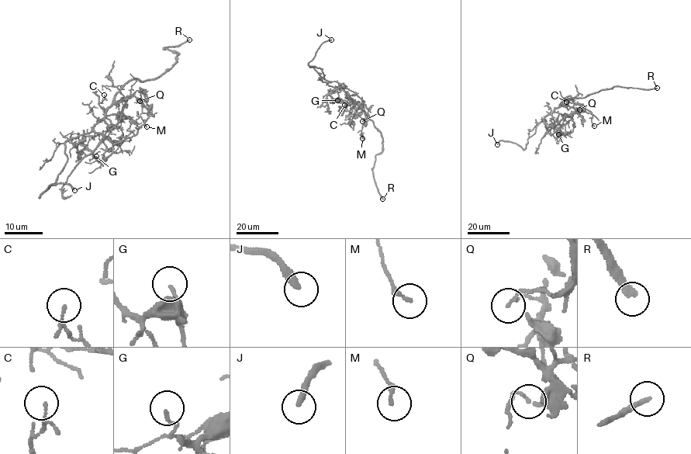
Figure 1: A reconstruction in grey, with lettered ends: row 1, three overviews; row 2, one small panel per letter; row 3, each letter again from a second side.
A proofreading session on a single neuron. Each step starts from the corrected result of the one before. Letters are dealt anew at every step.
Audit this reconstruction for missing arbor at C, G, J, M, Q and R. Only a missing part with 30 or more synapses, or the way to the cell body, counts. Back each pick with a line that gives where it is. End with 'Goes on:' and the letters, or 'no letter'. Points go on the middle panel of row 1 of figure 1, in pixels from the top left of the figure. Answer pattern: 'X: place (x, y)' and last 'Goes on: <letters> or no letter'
J: place (331, 39)
R: place (382, 199)
Goes on: J, R

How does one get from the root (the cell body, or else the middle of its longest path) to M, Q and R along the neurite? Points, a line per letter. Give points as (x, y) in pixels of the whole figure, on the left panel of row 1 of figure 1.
M: (115, 96), (115, 99), (119, 102), (137, 90), (144, 91), (140, 94), (140, 117), (146, 126)
Q: (115, 96), (106, 116), (94, 129), (114, 143), (133, 136), (146, 120), (150, 107), (141, 99), (139, 101)
R: (115, 96), (133, 79), (153, 79), (168, 71), (176, 63), (177, 53), (164, 47), (189, 39)

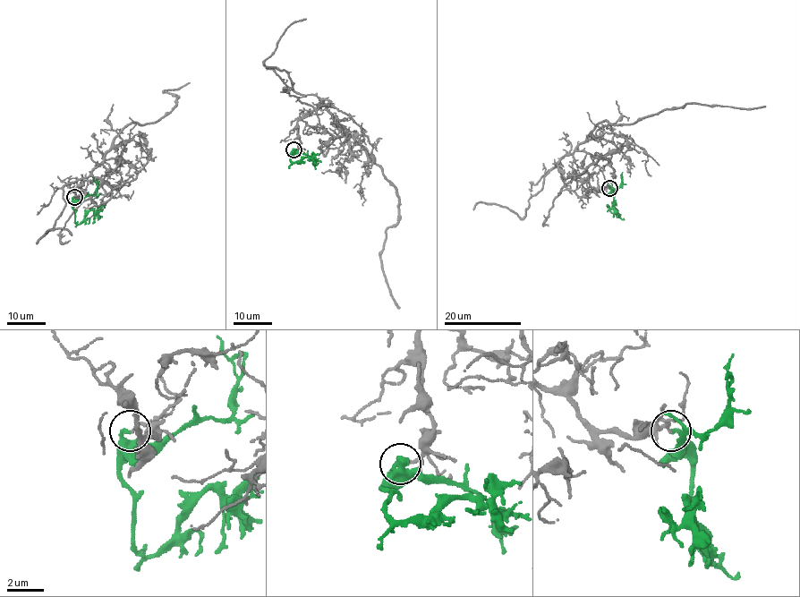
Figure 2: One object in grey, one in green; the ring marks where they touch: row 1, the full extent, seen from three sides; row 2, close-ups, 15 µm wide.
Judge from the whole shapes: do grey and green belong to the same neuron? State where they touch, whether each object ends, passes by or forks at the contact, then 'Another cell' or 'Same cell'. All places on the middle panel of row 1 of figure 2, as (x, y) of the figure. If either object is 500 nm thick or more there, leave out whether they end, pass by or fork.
Place: (293, 149). At the ring grey ends. At the ring green ends. Another cell

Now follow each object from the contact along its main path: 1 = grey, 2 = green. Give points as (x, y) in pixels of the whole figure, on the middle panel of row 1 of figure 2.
1: (293, 150), (298, 121), (327, 99), (333, 119), (394, 187), (397, 222), (386, 231), (380, 255), (399, 309)
2: (293, 150), (290, 155), (292, 162), (307, 157), (320, 161)

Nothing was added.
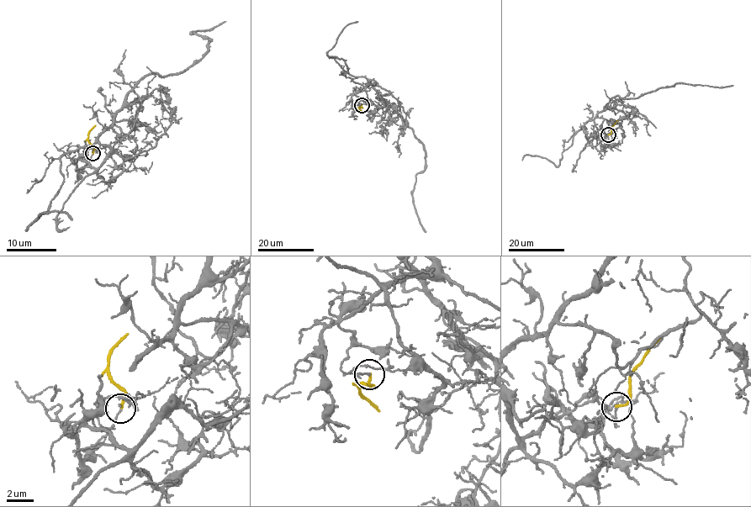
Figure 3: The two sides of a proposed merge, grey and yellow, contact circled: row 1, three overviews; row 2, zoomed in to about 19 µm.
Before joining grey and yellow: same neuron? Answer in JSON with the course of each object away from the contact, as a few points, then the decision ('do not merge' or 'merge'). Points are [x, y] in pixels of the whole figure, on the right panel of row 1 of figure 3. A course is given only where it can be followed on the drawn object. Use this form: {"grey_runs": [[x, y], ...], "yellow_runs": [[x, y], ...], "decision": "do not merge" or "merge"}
{"grey_runs": [[608, 134], [608, 139], [604, 133], [589, 141], [584, 126], [616, 96], [636, 98], [679, 83], [733, 85]], "yellow_runs": [[608, 134], [617, 120]], "decision": "do not merge"}

